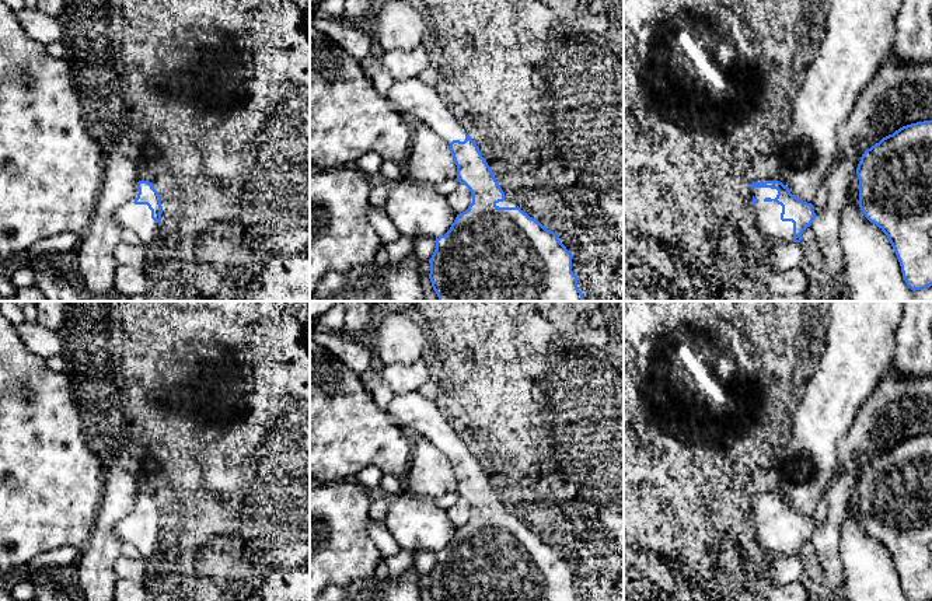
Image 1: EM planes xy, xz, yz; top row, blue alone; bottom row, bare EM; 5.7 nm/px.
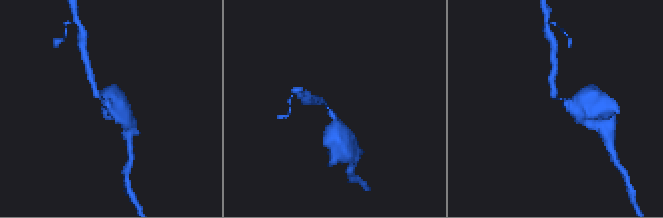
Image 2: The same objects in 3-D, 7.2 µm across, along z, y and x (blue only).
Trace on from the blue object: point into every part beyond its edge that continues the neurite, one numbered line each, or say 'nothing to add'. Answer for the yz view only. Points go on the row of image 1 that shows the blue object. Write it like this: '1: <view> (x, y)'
1: yz (767, 215)

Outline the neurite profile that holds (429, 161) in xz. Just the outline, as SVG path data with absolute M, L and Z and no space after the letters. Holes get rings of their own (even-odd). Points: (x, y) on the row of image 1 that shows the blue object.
M425 125L412 130L411 151L404 168L405 178L430 186L457 178L457 165L450 146Z

